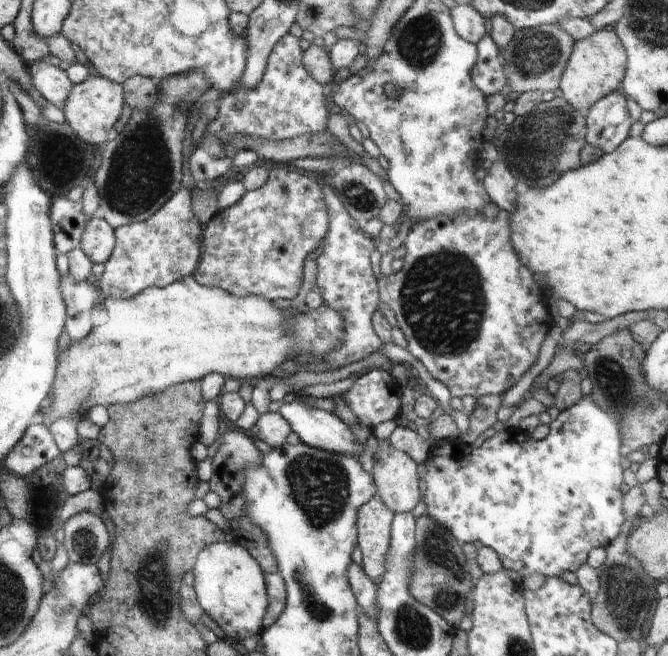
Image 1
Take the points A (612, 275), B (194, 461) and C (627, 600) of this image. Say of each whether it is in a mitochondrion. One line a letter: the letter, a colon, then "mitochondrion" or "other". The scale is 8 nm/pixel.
A: other
B: other
C: mitochondrion

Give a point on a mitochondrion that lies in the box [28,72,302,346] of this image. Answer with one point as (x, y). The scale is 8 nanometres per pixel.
(140, 171)

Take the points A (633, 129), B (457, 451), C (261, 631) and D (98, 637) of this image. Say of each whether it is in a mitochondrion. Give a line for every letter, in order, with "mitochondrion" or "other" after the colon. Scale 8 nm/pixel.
A: other
B: other
C: other
D: other

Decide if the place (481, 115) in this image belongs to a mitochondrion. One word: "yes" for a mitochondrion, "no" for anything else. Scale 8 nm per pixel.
no

